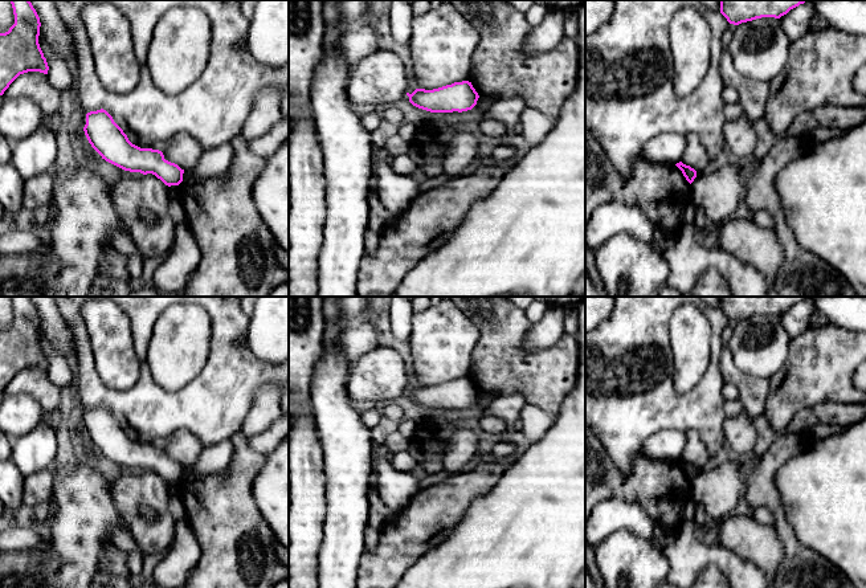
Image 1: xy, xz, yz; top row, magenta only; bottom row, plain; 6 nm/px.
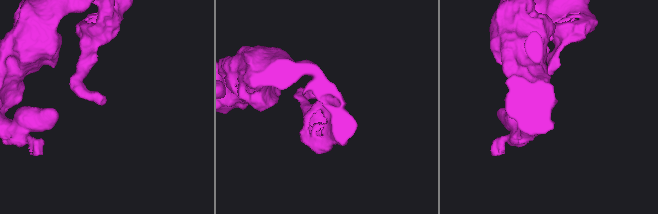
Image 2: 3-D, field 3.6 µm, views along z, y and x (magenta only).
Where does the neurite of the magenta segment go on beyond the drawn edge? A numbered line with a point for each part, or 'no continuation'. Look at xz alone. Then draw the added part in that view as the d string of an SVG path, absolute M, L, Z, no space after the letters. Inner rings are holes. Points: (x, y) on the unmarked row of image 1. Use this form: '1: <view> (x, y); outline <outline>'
no continuation

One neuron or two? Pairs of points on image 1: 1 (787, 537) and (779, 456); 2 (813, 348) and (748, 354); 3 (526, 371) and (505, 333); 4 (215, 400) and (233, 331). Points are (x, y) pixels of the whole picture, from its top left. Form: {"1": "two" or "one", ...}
{"1": "one", "2": "two", "3": "one", "4": "one"}

